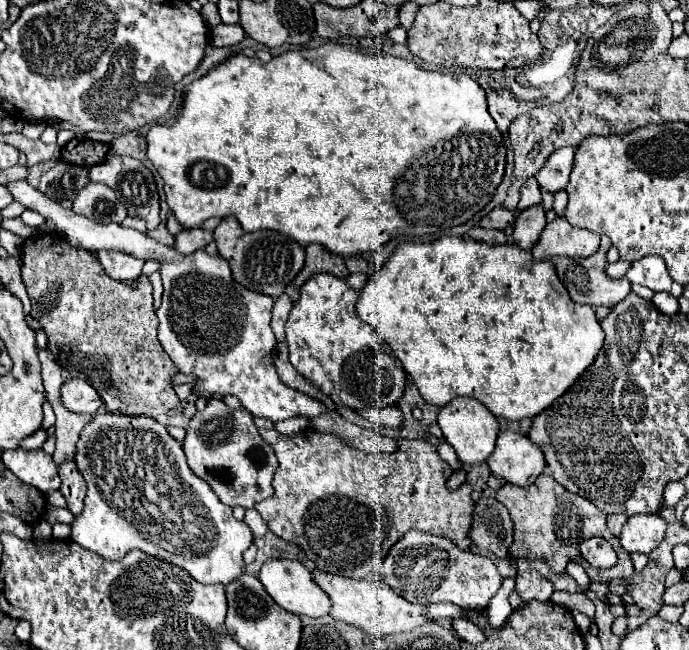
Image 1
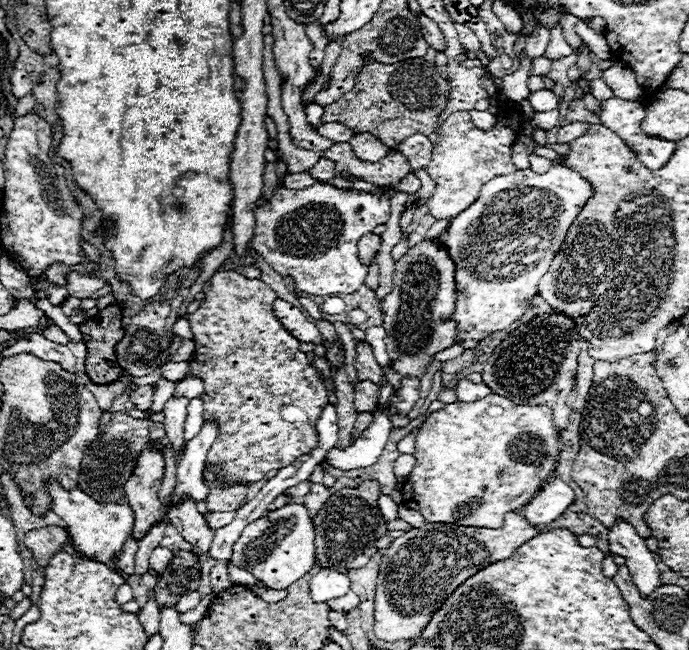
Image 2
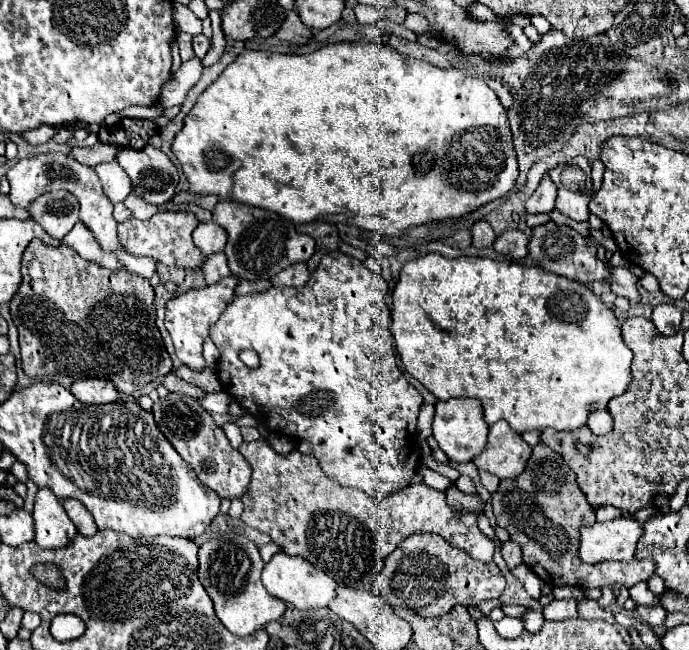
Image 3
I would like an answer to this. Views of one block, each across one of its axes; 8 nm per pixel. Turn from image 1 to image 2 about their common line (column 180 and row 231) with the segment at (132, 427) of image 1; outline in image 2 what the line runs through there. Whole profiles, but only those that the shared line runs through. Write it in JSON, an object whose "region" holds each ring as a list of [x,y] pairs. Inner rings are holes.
{"region":[[[558,158],[546,174],[516,170],[514,174],[490,180],[484,184],[480,200],[452,218],[448,230],[444,230],[440,236],[444,236],[444,244],[448,244],[452,258],[456,264],[460,264],[460,272],[456,274],[456,284],[460,284],[460,296],[456,300],[456,322],[460,324],[458,340],[464,342],[464,348],[476,348],[482,338],[496,330],[508,328],[524,314],[530,298],[538,294],[540,278],[548,272],[552,258],[560,252],[568,228],[592,198],[592,194],[592,184],[572,168],[566,168],[562,158]]]}

